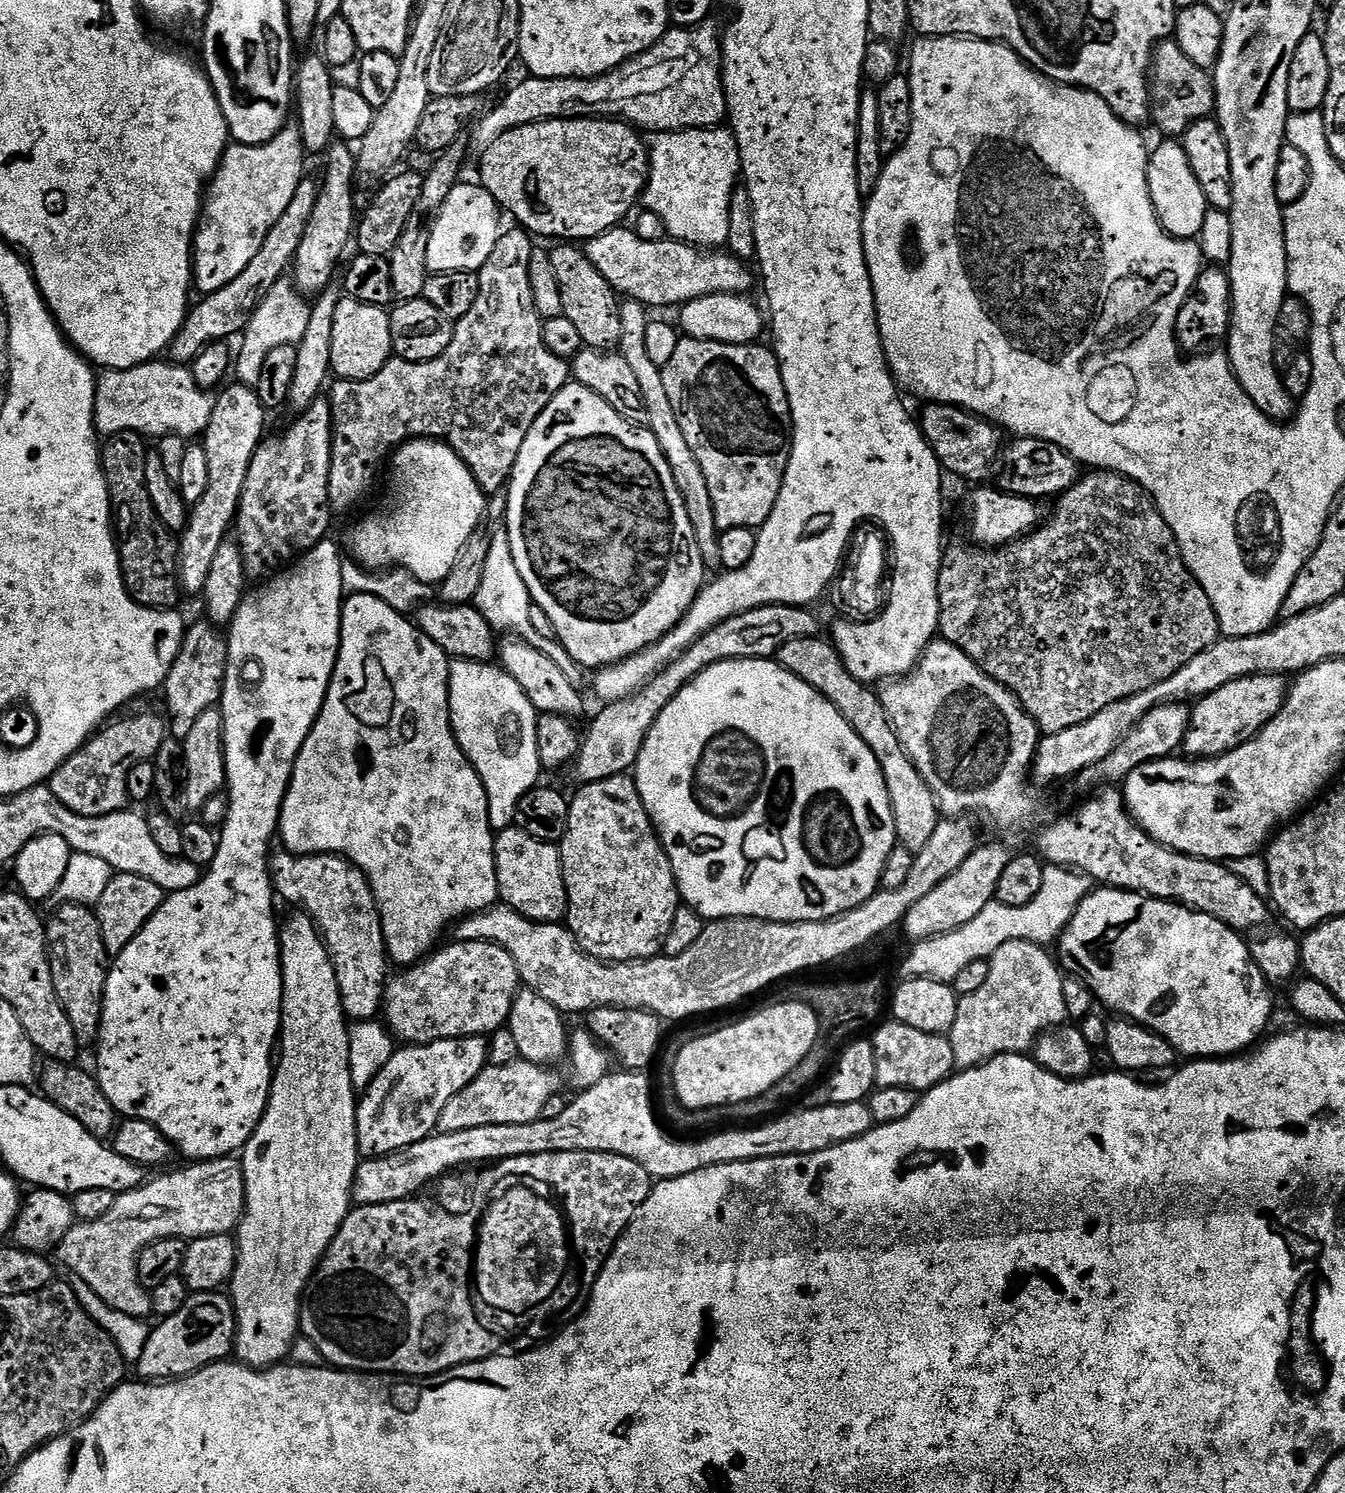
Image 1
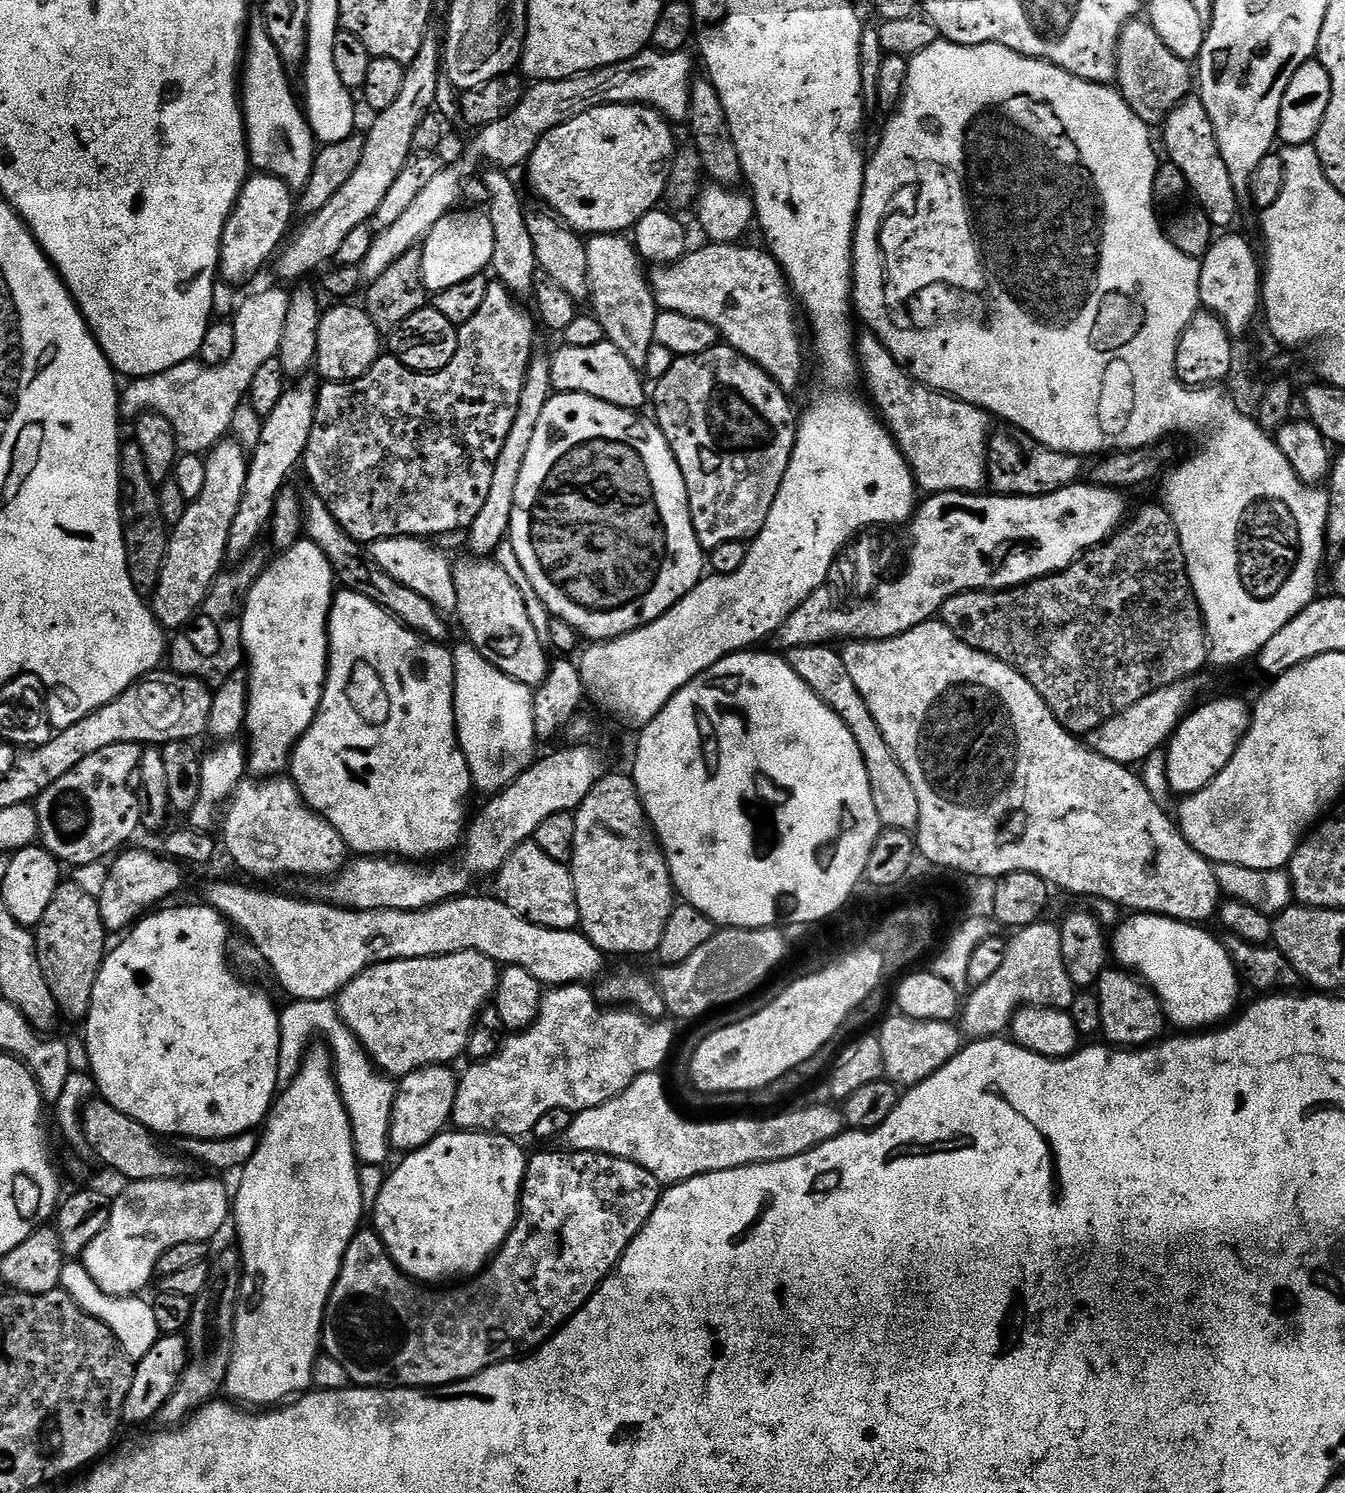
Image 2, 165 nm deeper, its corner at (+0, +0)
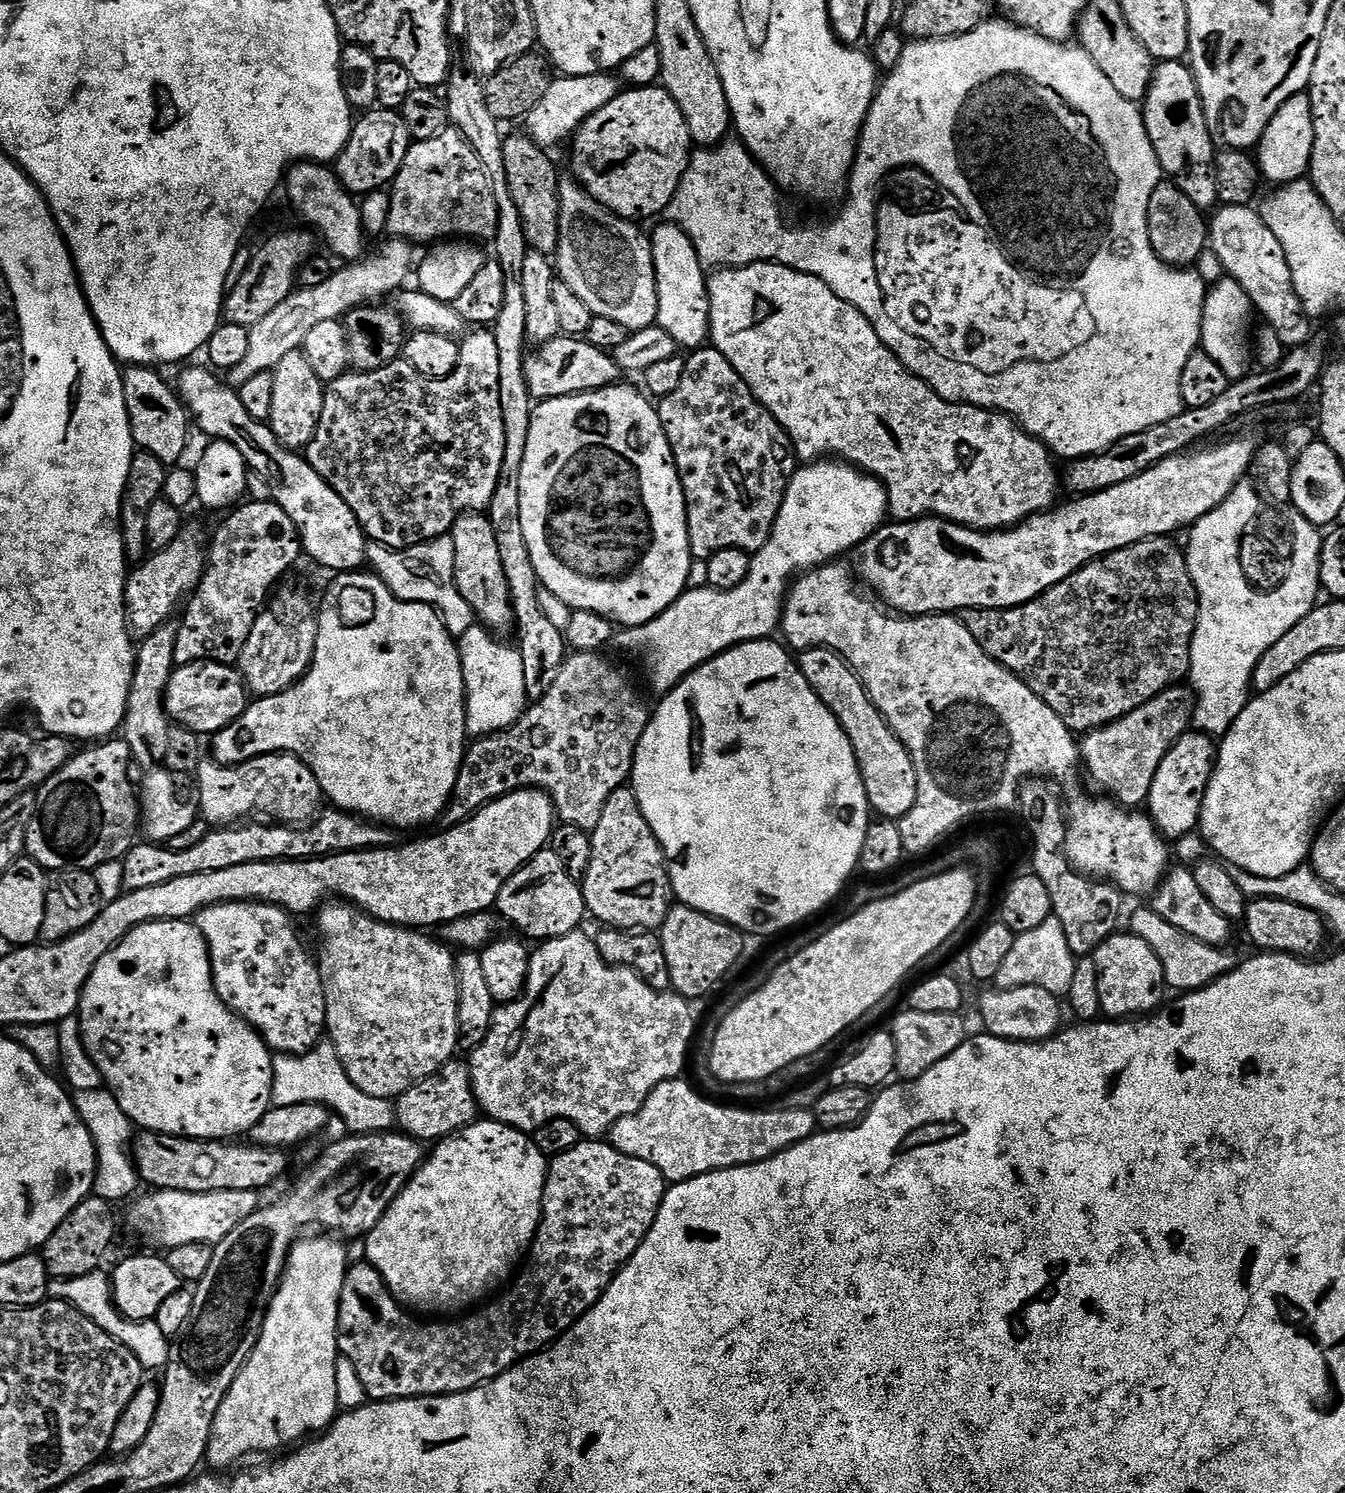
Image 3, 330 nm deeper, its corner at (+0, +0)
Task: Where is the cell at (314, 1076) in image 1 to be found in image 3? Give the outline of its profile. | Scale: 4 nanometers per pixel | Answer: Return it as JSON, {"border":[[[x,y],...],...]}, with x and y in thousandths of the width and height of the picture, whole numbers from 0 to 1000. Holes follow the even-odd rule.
{"border":[[[235,827],[231,829],[224,829],[218,833],[211,853],[208,855],[208,861],[202,867],[192,899],[184,908],[184,912],[180,915],[177,923],[174,923],[168,936],[165,936],[165,942],[162,942],[155,967],[153,981],[158,983],[155,984],[175,984],[175,981],[187,973],[216,971],[227,963],[242,958],[250,950],[253,943],[250,922],[250,912],[253,905],[251,877],[254,861],[260,849],[259,839],[252,833],[255,833],[246,827]]]}

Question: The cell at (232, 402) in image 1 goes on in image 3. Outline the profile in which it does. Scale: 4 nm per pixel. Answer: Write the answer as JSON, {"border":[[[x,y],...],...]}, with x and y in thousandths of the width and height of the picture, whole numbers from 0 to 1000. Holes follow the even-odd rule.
{"border":[[[140,352],[134,356],[132,360],[129,360],[129,363],[126,363],[125,367],[111,372],[96,382],[92,393],[92,405],[95,409],[95,422],[99,427],[106,427],[114,425],[117,419],[132,412],[135,405],[149,392],[149,388],[152,386],[152,377],[152,362],[149,362],[148,358]]]}

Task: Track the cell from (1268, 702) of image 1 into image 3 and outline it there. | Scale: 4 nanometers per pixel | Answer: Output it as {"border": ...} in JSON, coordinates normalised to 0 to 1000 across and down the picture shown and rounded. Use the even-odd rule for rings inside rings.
{"border":[[[884,489],[864,508],[864,513],[861,513],[861,518],[858,518],[858,526],[855,526],[855,532],[852,537],[853,546],[859,551],[863,560],[874,564],[879,559],[890,557],[894,537],[897,534],[897,529],[901,523],[901,516],[904,514],[906,498],[896,490]]]}

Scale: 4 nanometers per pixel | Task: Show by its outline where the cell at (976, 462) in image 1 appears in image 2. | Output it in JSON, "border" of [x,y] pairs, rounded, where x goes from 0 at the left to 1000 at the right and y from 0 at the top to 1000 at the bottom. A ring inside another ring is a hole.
{"border":[[[743,285],[735,293],[735,320],[737,329],[745,332],[780,332],[801,324],[807,318],[807,306],[787,303],[763,291],[758,287]]]}

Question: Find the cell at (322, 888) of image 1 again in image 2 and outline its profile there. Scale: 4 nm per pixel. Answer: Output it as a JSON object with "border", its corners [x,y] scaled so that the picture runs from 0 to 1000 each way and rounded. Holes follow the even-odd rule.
{"border":[[[206,518],[201,521],[184,521],[178,526],[173,527],[171,530],[171,535],[169,537],[168,542],[170,545],[167,547],[167,563],[165,560],[165,568],[170,570],[170,573],[182,584],[184,587],[191,587],[193,589],[202,589],[204,587],[242,587],[246,587],[252,584],[257,579],[260,573],[259,565],[254,561],[254,559],[251,559],[251,556],[248,556],[248,553],[245,553],[245,551],[242,548],[239,548],[230,541],[225,534],[225,532],[222,529],[222,526],[216,521],[212,521],[210,519]]]}

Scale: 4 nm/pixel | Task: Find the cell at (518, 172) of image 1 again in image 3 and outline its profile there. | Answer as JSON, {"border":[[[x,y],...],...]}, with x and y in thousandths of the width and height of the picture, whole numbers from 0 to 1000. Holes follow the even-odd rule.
{"border":[[[493,58],[468,58],[462,61],[453,70],[448,71],[448,74],[439,76],[439,79],[434,80],[425,92],[425,96],[425,117],[448,139],[453,139],[458,145],[471,149],[480,149],[490,142],[491,144],[496,143],[516,101],[513,84],[510,84],[510,79],[507,79],[504,68],[498,66]]]}

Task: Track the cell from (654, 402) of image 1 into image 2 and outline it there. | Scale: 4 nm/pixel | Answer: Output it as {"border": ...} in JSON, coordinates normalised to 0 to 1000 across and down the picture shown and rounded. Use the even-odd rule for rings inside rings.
{"border":[[[464,157],[437,158],[436,178],[439,208],[448,216],[451,230],[459,232],[459,234],[468,240],[471,246],[479,247],[480,237],[483,232],[488,230],[486,216],[489,207],[488,198],[480,184],[480,175],[476,173],[472,163]]]}

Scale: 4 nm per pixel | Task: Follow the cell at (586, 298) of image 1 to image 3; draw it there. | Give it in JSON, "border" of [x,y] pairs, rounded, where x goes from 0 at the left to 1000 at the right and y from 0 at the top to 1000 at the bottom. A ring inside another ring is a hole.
{"border":[[[389,88],[375,90],[373,98],[373,109],[376,109],[376,122],[379,125],[379,133],[382,133],[382,138],[385,138],[385,143],[388,146],[388,154],[391,157],[393,167],[410,172],[416,161],[416,122],[417,116],[413,116],[413,110],[408,102],[400,95],[397,95]]]}

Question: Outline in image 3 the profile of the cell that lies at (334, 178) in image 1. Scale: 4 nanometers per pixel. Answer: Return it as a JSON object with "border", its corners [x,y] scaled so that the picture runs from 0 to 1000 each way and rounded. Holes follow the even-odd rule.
{"border":[[[225,235],[213,237],[210,242],[202,247],[204,251],[204,267],[199,283],[202,285],[205,293],[218,301],[228,301],[236,288],[236,280],[239,280],[239,269],[242,258],[228,242]]]}

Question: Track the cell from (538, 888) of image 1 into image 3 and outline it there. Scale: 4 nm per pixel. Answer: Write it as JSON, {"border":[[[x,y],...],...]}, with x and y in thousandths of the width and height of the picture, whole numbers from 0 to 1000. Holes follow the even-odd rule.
{"border":[[[410,569],[400,571],[393,579],[388,580],[378,589],[370,599],[368,608],[372,608],[371,613],[375,617],[378,616],[387,624],[384,624],[387,628],[398,631],[411,630],[428,624],[433,620],[431,618],[434,614],[436,616],[433,594],[424,588],[424,585],[421,585],[421,580],[415,577],[415,572]]]}

